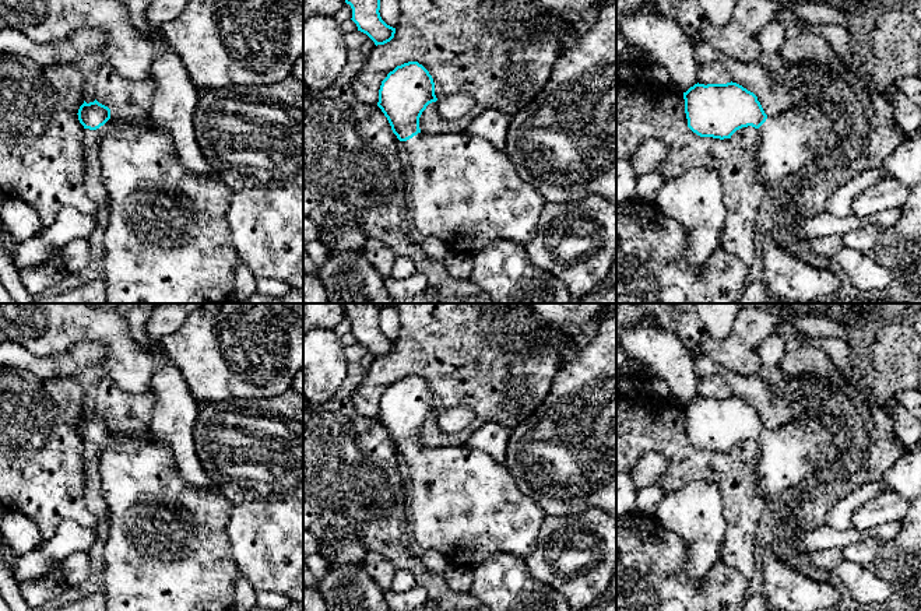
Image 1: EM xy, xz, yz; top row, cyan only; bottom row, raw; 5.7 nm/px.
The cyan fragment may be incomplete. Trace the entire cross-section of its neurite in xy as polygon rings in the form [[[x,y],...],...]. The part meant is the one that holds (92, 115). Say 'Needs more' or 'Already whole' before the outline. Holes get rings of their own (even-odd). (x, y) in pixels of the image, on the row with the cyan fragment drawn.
Needs more. [[[96,99],[84,101],[77,115],[84,129],[99,134],[101,175],[110,207],[103,240],[108,303],[229,303],[235,270],[242,261],[226,221],[233,190],[217,175],[201,178],[189,172],[177,158],[171,134],[151,117],[116,122],[110,109]]]

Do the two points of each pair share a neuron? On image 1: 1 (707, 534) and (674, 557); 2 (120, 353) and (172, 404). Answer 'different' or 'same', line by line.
1: different
2: different

